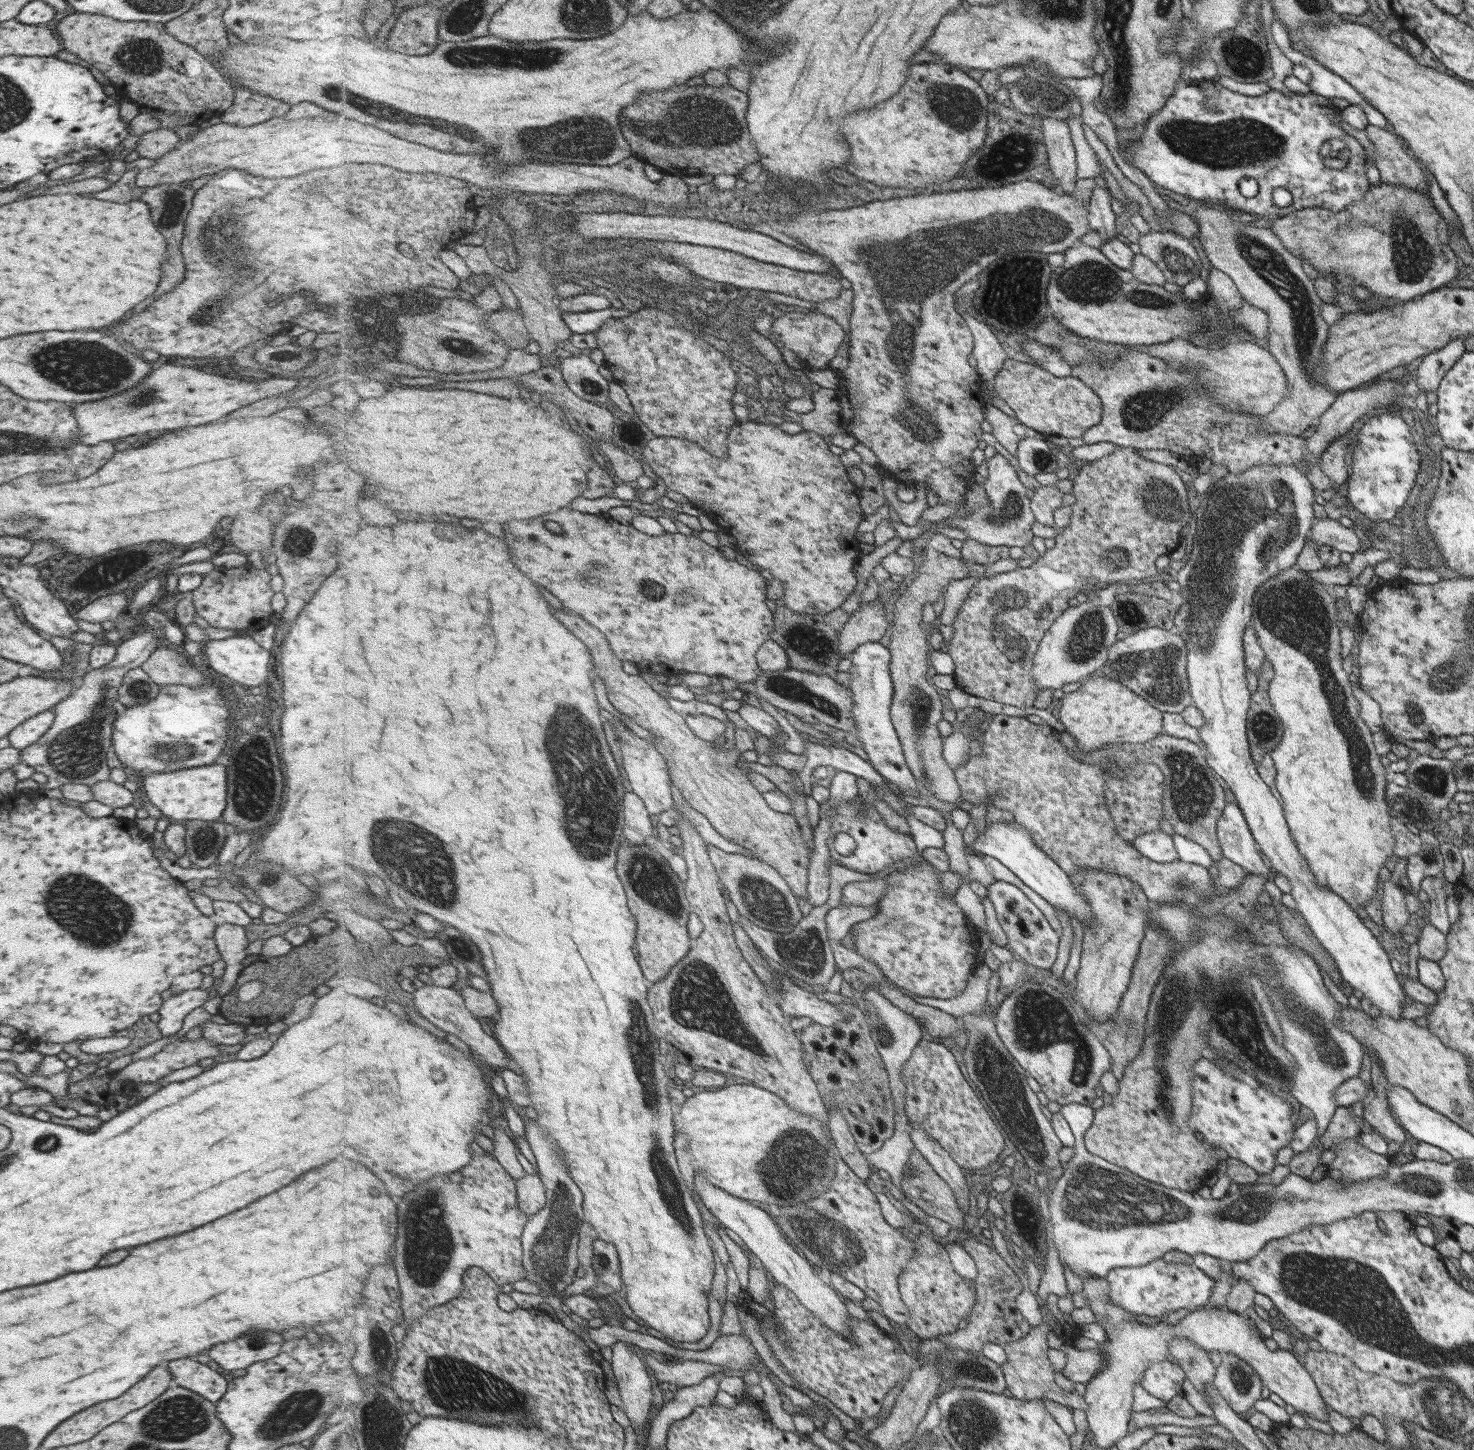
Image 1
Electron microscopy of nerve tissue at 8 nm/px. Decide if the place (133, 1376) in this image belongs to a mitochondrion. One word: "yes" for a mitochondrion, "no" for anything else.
no

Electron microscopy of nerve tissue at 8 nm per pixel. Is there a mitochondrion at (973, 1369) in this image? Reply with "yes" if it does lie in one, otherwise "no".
yes

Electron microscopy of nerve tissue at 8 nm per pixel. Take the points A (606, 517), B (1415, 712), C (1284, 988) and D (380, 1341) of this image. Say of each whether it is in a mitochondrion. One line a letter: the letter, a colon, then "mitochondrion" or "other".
A: other
B: mitochondrion
C: mitochondrion
D: other

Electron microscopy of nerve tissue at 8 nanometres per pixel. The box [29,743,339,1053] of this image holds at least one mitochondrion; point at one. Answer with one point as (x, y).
(107, 918)

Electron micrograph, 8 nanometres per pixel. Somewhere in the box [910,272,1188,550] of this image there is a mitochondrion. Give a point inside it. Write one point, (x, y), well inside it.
(1161, 502)

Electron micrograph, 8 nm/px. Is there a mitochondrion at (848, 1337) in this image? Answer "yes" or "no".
no

